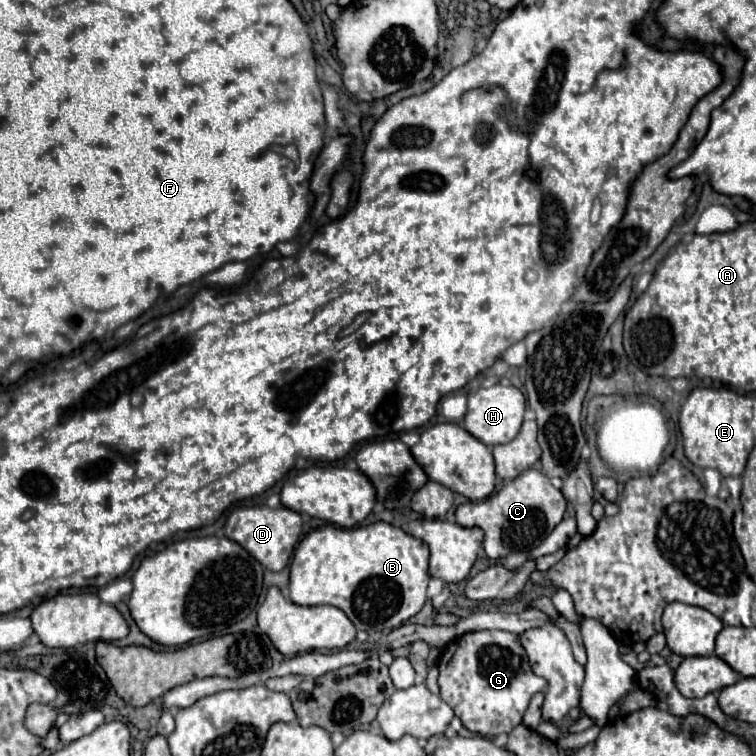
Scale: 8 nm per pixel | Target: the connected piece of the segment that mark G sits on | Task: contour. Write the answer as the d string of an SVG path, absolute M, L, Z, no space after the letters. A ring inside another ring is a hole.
M471 631L453 639L439 657L439 697L455 711L463 727L483 737L509 733L523 721L531 697L547 689L547 679L533 673L515 633Z

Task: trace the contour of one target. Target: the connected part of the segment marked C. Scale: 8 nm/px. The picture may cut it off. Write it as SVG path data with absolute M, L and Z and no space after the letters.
M527 469L519 477L505 481L503 489L483 501L469 501L457 507L455 517L463 527L481 527L485 533L483 549L487 557L501 559L513 551L533 551L563 519L567 501L563 493L551 485L549 477L537 469Z

